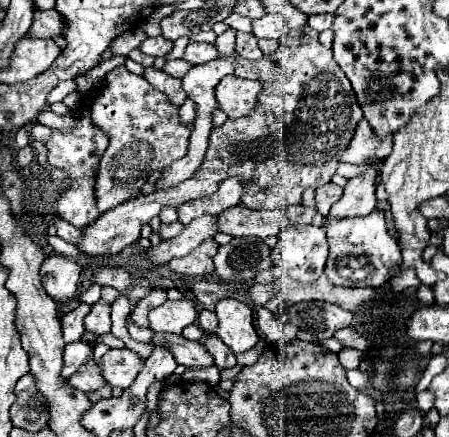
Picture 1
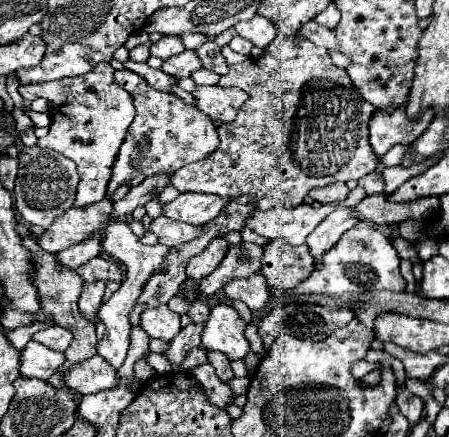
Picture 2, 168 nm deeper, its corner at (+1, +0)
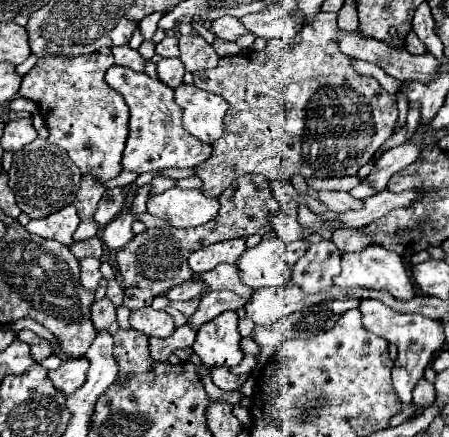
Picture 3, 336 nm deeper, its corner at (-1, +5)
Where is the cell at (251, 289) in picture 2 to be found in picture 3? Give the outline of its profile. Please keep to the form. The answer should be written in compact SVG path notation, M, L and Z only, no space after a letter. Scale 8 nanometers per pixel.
M221 264L221 266L215 266L213 270L209 272L203 272L201 274L201 280L205 282L205 286L209 290L231 290L243 298L251 298L253 290L245 284L241 284L239 276L237 276L237 268L235 264Z

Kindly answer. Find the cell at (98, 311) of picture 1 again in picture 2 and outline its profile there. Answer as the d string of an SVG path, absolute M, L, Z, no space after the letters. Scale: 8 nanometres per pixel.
M97 281L97 283L85 283L83 295L79 299L79 311L85 319L89 319L91 323L99 323L99 307L103 303L103 289L105 283Z

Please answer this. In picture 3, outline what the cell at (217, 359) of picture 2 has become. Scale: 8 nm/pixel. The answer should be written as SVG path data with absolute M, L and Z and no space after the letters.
M213 368L211 370L211 380L221 390L239 390L245 382L245 376L235 376L227 368Z

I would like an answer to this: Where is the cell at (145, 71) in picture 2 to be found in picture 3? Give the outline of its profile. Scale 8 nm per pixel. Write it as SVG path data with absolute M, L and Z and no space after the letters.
M115 46L115 48L111 50L111 54L113 54L117 66L127 66L127 68L131 68L131 70L135 70L135 72L143 72L145 58L143 58L137 50L133 50L133 48L129 48L129 46Z

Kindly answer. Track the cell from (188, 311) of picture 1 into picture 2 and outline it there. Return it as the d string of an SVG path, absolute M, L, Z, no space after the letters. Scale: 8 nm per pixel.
M159 305L159 307L147 309L141 315L141 329L149 337L171 341L181 331L179 313L171 311L167 305Z

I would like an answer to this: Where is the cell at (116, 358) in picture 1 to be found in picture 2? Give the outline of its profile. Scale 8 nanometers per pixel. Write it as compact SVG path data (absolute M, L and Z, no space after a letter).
M95 355L83 363L77 363L75 367L71 367L69 371L65 371L65 385L89 395L89 393L97 393L103 389L111 389L117 383L117 371L101 359L101 355Z

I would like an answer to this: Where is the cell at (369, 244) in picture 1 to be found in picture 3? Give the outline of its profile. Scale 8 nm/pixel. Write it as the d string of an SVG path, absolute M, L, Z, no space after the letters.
M369 246L355 254L345 254L341 258L341 274L333 278L333 282L341 288L365 288L365 290L385 290L397 300L411 300L415 298L415 288L409 280L407 268L401 262L401 256L397 256L393 250L387 250L383 246Z

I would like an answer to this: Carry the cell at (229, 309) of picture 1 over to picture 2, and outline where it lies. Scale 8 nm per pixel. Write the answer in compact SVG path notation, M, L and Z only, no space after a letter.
M219 303L211 309L209 321L205 323L201 335L201 347L215 349L225 353L231 361L243 359L249 353L249 341L245 337L247 323L241 315L225 303Z

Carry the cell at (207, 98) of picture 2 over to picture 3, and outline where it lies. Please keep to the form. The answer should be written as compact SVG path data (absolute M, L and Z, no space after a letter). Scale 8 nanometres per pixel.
M193 84L175 88L175 102L183 110L183 128L197 140L213 144L223 134L223 116L227 102L217 94L207 94Z

